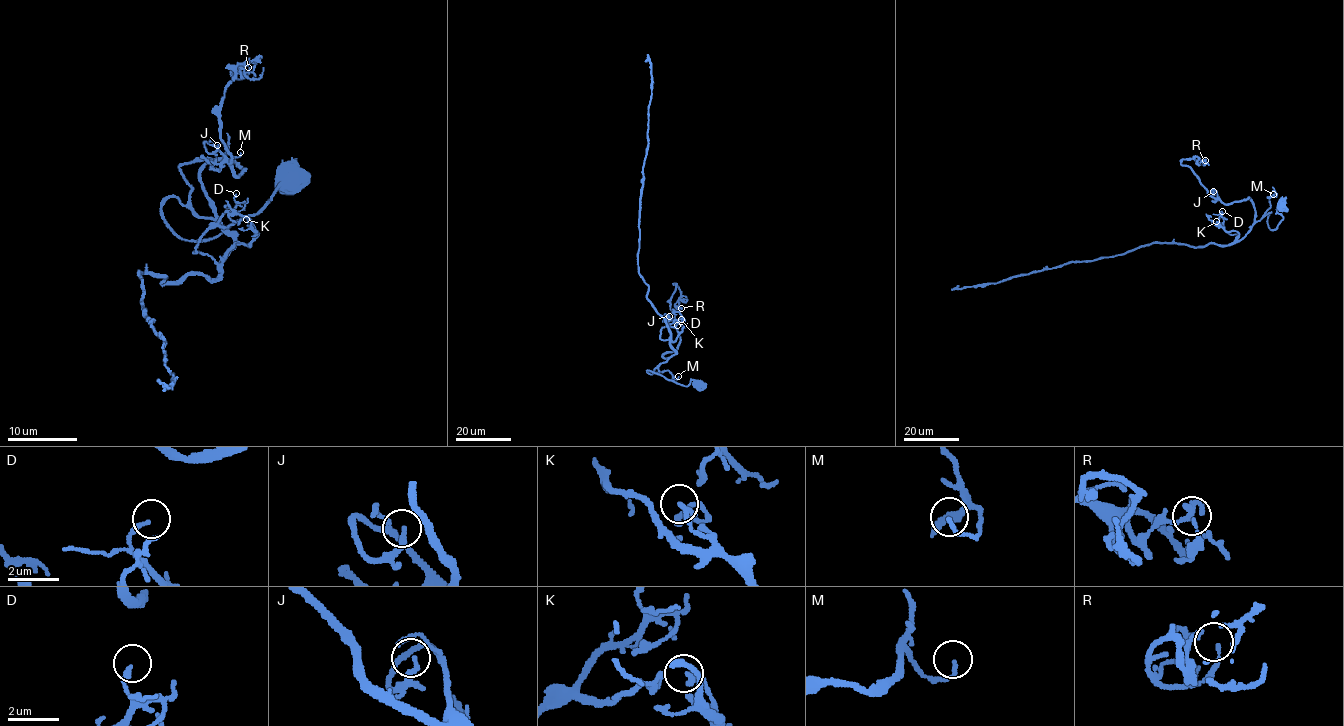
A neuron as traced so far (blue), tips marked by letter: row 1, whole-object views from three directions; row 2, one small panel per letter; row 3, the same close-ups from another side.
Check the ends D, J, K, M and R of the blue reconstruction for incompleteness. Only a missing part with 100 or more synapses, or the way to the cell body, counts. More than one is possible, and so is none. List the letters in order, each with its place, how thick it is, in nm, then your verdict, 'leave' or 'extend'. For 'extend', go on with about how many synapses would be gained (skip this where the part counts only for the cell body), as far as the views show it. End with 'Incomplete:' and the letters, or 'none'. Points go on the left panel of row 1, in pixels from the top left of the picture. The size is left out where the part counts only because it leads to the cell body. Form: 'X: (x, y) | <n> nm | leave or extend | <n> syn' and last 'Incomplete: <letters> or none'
D: (236, 193) | 160 nm | leave
J: (217, 145) | 150 nm | leave
K: (246, 219) | 200 nm | leave
M: (240, 152) | 150 nm | leave
R: (248, 67) | 120 nm | leave
Incomplete: none

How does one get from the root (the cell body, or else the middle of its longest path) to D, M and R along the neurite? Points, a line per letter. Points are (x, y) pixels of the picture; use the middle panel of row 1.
D: (698, 383), (681, 385), (647, 371), (651, 374), (675, 353), (670, 340), (660, 334), (662, 328), (677, 325)
M: (698, 383), (681, 385), (647, 371), (651, 374), (656, 366), (654, 373), (678, 376)
R: (698, 383), (647, 371), (679, 341), (676, 283), (681, 308)

